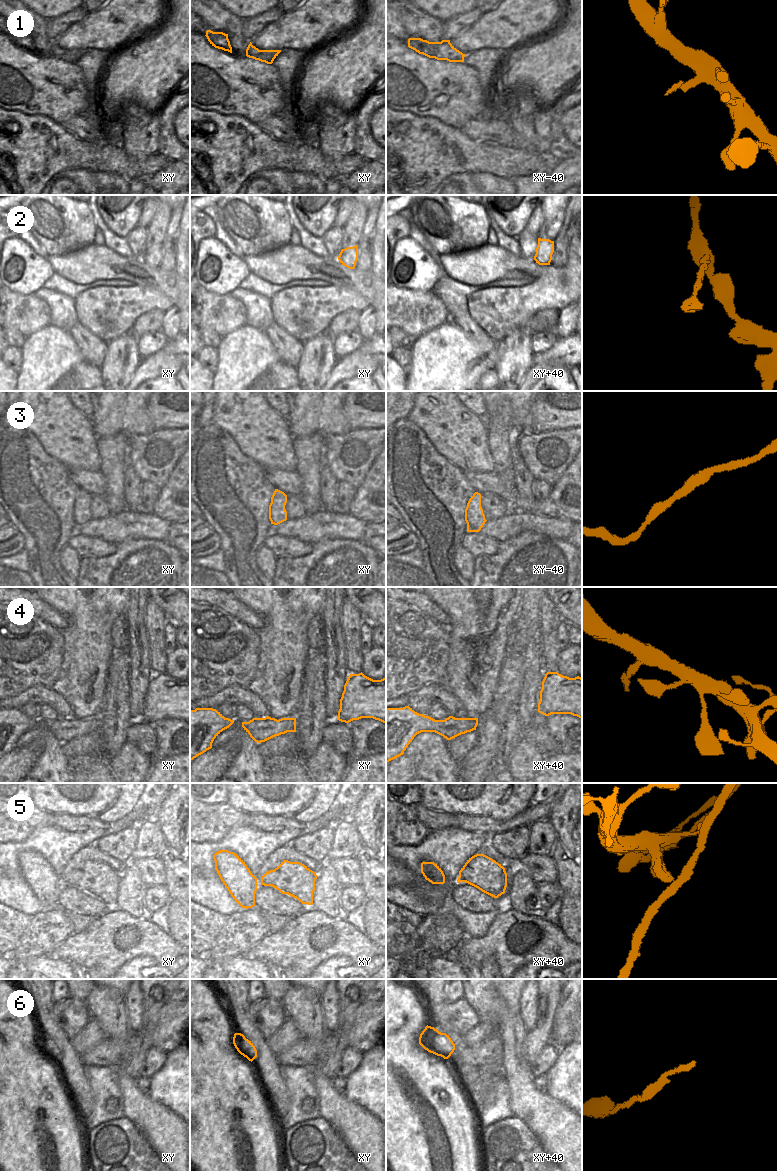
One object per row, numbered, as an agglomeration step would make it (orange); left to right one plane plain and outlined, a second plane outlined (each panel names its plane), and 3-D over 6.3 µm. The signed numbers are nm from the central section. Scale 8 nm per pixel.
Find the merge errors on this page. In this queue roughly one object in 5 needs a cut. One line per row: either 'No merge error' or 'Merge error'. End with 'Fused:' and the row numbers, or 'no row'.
1: No merge error
2: No merge error
3: No merge error
4: No merge error
5: No merge error
6: No merge error
Fused: no row.

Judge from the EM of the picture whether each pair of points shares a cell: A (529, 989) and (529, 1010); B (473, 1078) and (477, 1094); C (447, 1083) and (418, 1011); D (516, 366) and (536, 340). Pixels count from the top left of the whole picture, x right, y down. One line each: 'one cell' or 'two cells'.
A: one cell
B: one cell
C: one cell
D: two cells

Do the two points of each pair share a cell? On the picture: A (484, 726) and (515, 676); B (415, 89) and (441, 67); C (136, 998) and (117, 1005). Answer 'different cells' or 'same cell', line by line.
A: same cell
B: same cell
C: different cells

